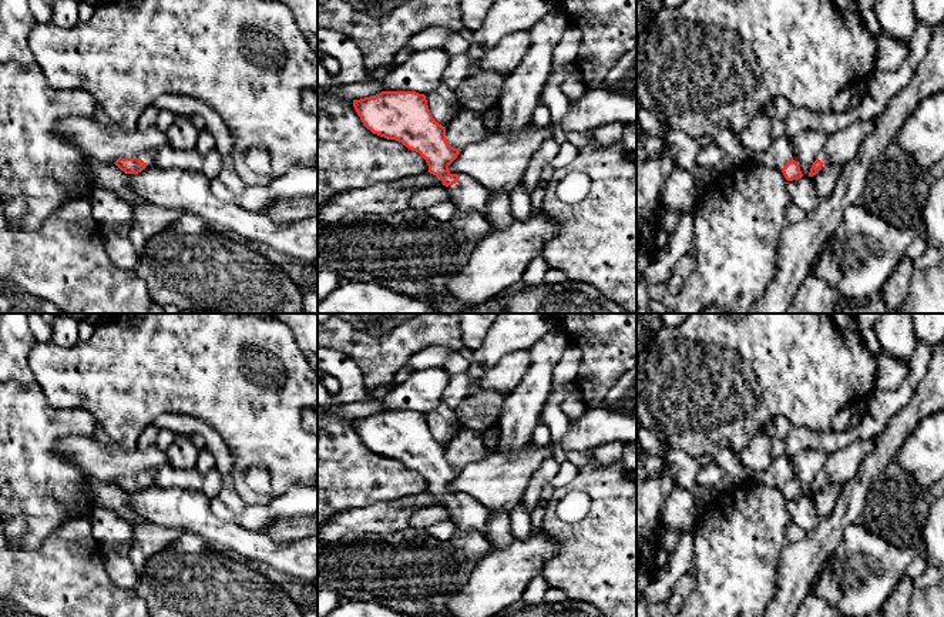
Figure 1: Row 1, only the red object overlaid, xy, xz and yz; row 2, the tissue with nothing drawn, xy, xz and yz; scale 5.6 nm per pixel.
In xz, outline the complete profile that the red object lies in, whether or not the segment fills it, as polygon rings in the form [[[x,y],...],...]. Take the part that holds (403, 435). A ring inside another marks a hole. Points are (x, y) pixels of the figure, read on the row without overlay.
[[[382,410],[353,419],[353,426],[373,453],[396,459],[419,472],[426,479],[429,492],[449,507],[450,520],[458,530],[484,532],[491,509],[470,496],[449,490],[461,469],[449,463],[446,446],[433,437],[424,413]]]

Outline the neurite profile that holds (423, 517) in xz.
[[[437,504],[416,510],[409,519],[409,529],[429,529],[440,522],[450,520],[450,510],[446,504]]]

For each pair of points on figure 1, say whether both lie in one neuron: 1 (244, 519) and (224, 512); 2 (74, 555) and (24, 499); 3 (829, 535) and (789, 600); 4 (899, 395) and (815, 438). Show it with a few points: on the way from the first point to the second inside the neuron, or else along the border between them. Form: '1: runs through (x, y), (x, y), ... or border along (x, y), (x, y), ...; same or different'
1: runs through (239, 517), (228, 515); same
2: border along (84, 515), (69, 517), (36, 549), (27, 550); different
3: runs through (813, 550), (798, 566), (793, 584); same
4: runs through (877, 416), (863, 431), (836, 439); same

